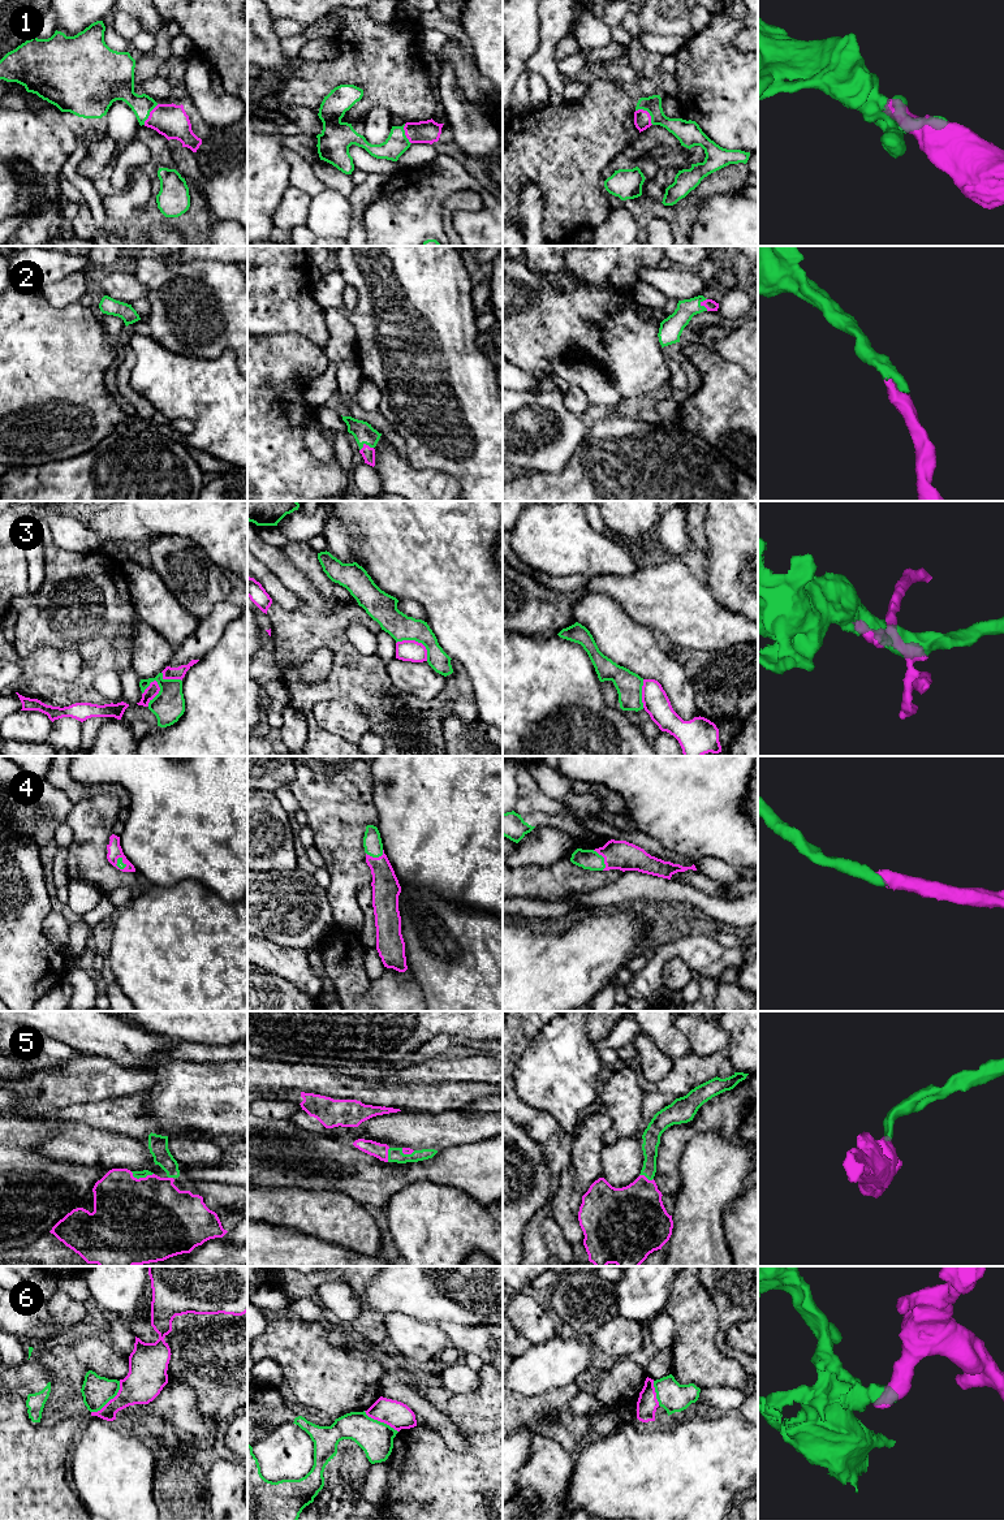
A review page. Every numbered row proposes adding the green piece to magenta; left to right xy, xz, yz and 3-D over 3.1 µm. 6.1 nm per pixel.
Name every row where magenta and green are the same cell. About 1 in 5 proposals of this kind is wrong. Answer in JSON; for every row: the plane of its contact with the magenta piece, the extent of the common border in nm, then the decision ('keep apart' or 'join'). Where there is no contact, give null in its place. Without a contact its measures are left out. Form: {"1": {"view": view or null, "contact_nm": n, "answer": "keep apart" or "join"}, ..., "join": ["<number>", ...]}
{"1": {"view": "yz", "contact_nm": 140, "answer": "join"}, "2": {"view": "yz", "contact_nm": 80, "answer": "join"}, "3": {"view": "xy", "contact_nm": 180, "answer": "keep apart"}, "4": {"view": "yz", "contact_nm": 140, "answer": "join"}, "5": {"view": "xy", "contact_nm": 140, "answer": "join"}, "6": {"view": "xy", "contact_nm": 260, "answer": "keep apart"}, "join": ["1", "2", "4", "5"]}

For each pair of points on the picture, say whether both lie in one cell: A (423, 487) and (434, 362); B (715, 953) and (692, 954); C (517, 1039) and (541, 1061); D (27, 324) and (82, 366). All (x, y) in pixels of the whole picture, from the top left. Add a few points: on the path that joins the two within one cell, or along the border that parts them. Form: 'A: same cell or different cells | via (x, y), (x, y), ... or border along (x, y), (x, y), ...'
A: different cells | border along (409, 465), (417, 469), (442, 471), (453, 479)
B: same cell | via (710, 954), (697, 954)
C: different cells | border along (544, 1024), (529, 1043), (516, 1066)
D: same cell | via (41, 337), (69, 366)

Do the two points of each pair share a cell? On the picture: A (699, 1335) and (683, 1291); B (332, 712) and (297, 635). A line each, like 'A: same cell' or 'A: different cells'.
A: same cell
B: different cells

